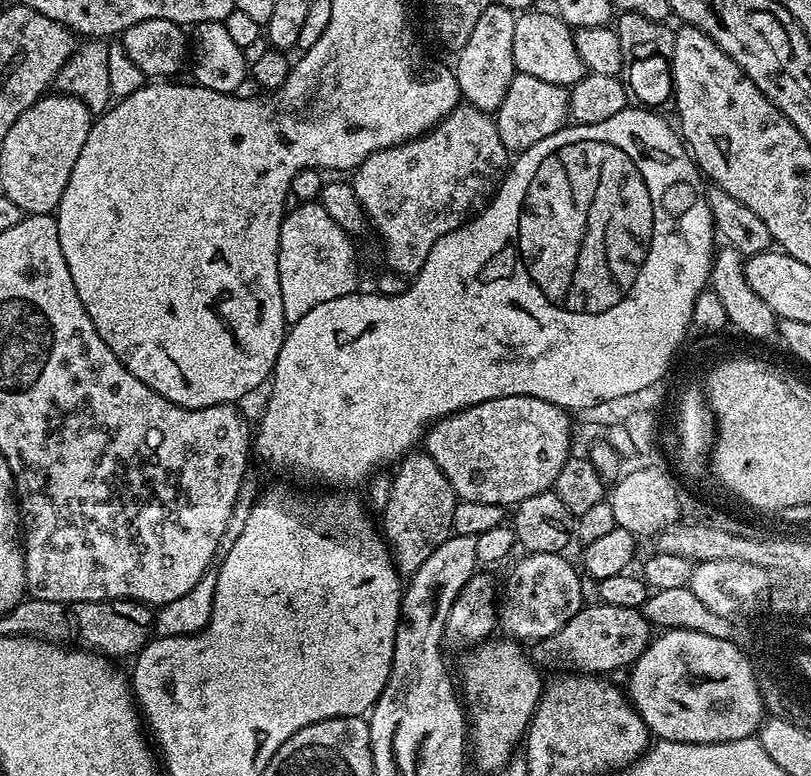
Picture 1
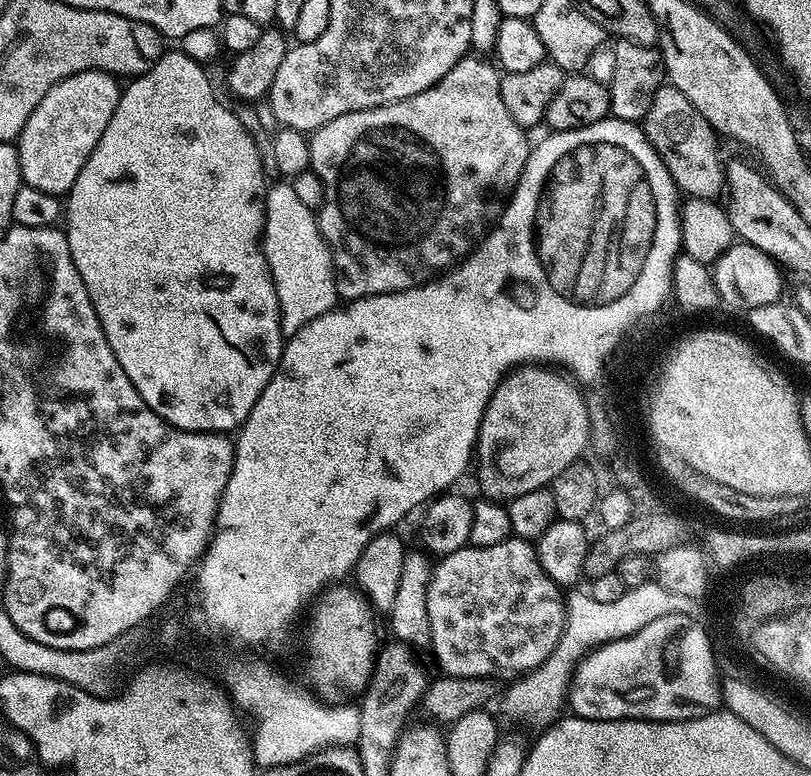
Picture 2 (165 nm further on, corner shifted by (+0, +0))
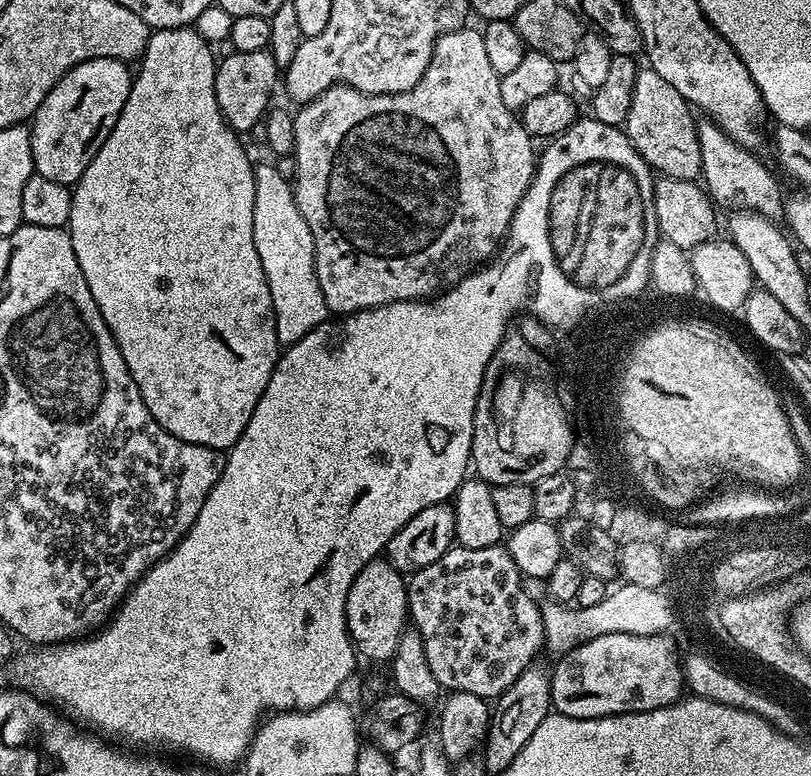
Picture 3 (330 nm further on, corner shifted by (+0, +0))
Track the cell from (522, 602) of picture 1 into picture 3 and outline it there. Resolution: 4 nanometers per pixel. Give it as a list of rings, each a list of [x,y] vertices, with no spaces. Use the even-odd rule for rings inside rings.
[[[500,544],[482,550],[453,546],[438,562],[430,562],[430,566],[411,573],[407,581],[410,624],[422,638],[426,662],[430,662],[430,671],[441,689],[495,698],[537,659],[540,648],[542,652],[545,647],[544,623],[538,600],[524,589],[524,584],[525,577],[521,576],[514,558],[510,558],[507,547]]]

